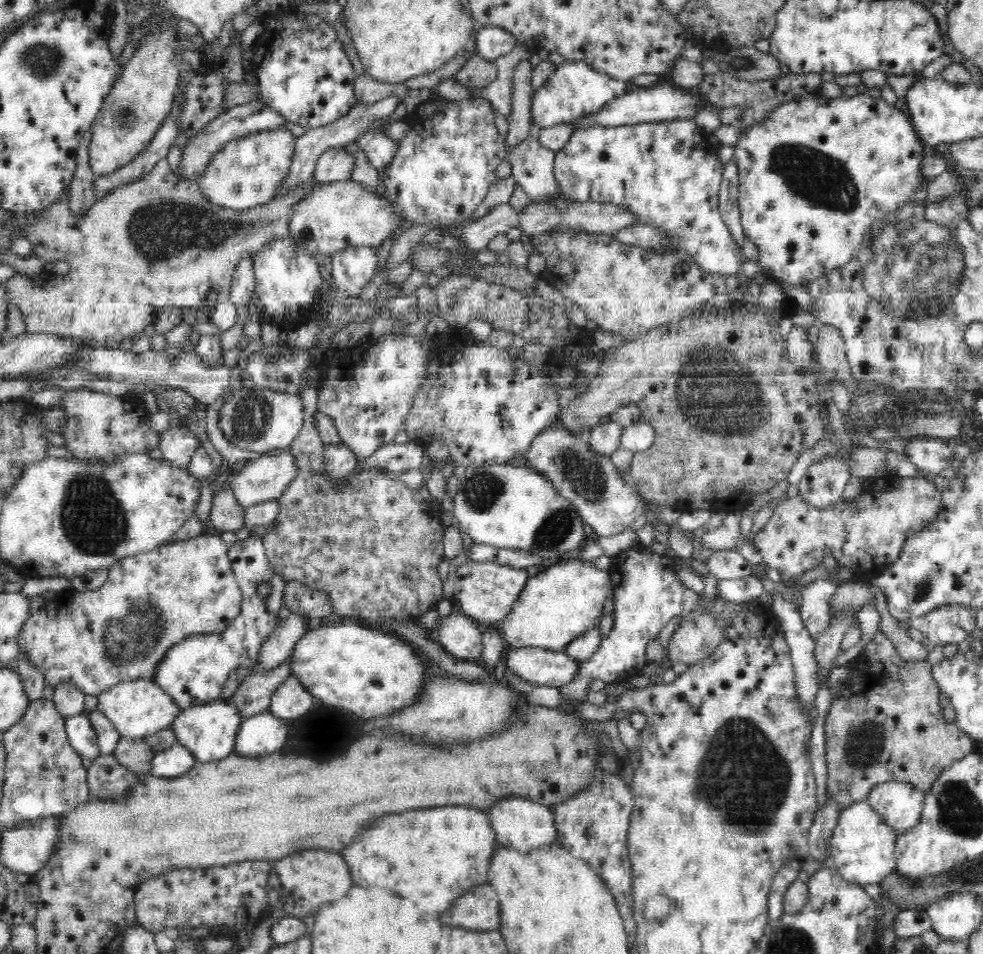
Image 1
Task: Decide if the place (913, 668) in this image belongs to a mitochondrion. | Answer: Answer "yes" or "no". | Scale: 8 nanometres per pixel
no

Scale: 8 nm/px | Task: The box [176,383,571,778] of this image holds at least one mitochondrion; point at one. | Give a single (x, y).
(252, 417)

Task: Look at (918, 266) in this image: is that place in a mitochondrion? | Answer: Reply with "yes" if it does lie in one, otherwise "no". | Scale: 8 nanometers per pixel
yes

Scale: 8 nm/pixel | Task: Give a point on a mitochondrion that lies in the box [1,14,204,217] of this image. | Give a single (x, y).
(45, 61)

